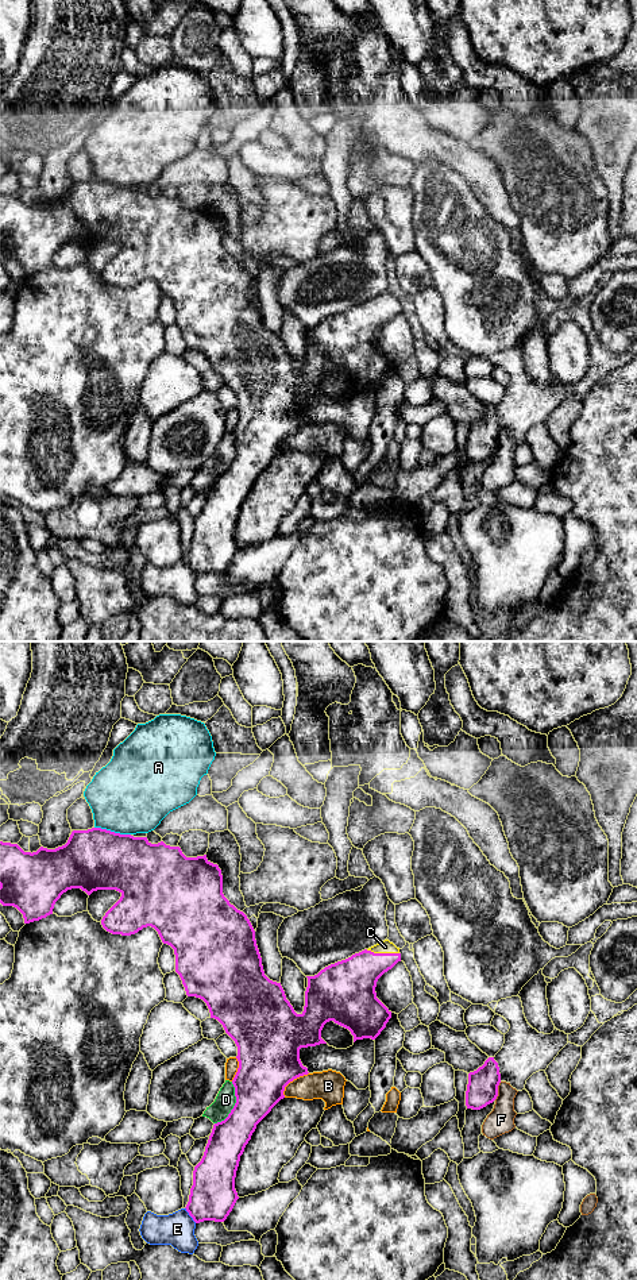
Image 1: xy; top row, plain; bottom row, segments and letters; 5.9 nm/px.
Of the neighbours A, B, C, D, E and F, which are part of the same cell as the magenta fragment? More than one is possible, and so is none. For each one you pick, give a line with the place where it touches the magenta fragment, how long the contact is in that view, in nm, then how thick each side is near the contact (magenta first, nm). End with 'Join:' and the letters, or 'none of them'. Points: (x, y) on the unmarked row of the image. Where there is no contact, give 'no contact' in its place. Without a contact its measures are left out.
C: meets magenta in xy at (382, 305); contact 200 nm long; 280 nm thick on the magenta side, 80 nm on the other
Join: C

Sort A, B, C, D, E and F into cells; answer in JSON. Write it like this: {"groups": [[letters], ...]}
{"groups": [["A"], ["B"], ["C"], ["D"], ["E"], ["F"]]}

